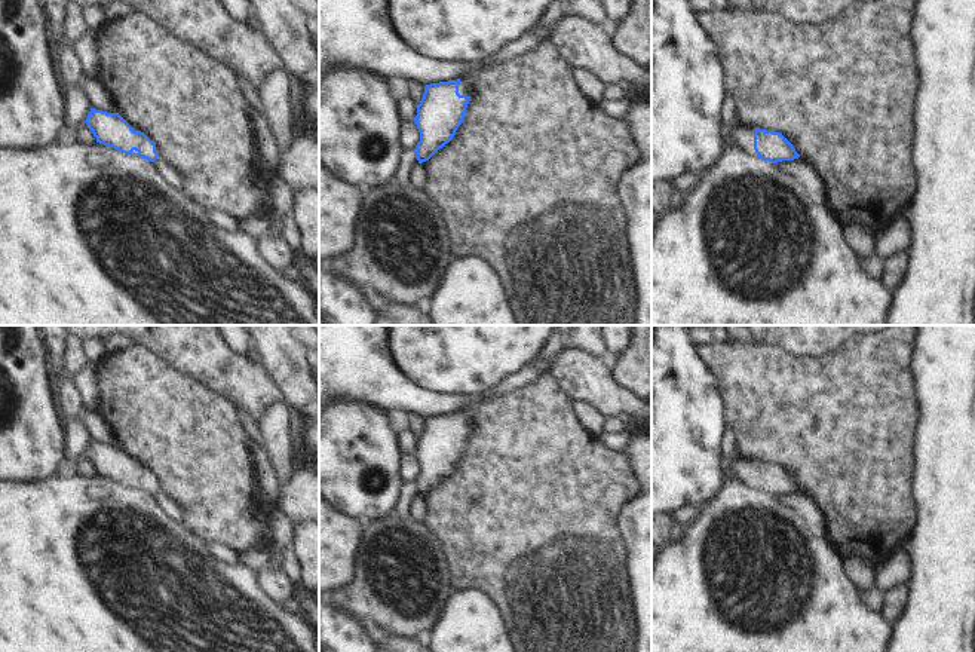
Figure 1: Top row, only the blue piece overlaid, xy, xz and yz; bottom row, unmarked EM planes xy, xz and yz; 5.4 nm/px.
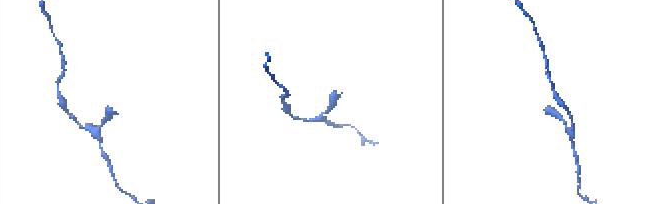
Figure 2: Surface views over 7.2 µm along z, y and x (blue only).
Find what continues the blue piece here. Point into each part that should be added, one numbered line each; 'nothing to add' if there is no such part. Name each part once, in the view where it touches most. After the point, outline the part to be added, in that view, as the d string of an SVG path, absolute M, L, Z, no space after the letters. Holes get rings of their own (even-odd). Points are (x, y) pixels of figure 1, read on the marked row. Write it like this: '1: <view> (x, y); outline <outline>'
1: yz (742, 137); outline M735 126L733 132L723 140L723 150L739 149L743 153L757 157L754 150L754 131L755 126Z

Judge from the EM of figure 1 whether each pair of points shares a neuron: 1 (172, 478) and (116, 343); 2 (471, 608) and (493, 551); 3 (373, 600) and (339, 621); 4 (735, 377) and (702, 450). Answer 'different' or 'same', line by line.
1: different
2: different
3: different
4: different

